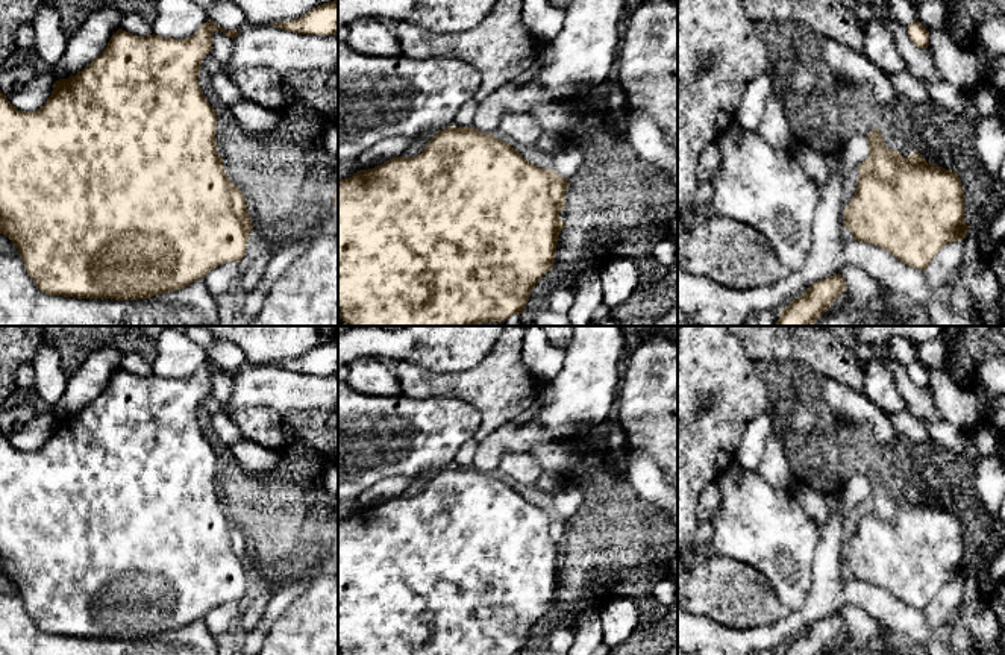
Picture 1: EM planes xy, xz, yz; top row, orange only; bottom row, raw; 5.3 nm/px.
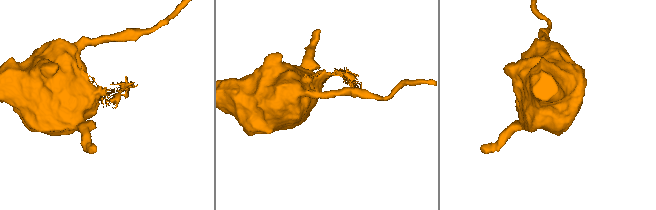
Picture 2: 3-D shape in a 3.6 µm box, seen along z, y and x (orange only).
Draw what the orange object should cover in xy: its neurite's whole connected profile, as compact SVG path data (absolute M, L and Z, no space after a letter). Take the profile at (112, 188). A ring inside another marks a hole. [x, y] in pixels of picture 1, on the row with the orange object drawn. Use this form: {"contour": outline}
{"contour": "M211 20L185 39L162 38L155 33L138 36L118 29L88 67L76 76L56 80L49 100L33 112L18 111L0 91L0 233L17 246L26 271L42 293L77 299L150 299L185 288L203 279L212 268L232 261L241 262L244 258L249 235L253 232L252 218L243 191L229 180L223 158L217 153L217 111L208 103L199 85L200 65L212 52L215 30L232 39L238 35L238 30L226 30Z"}

